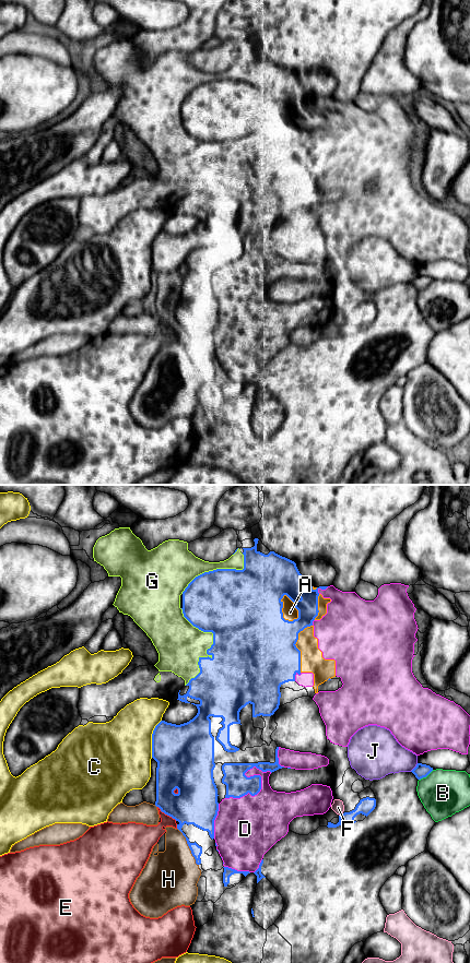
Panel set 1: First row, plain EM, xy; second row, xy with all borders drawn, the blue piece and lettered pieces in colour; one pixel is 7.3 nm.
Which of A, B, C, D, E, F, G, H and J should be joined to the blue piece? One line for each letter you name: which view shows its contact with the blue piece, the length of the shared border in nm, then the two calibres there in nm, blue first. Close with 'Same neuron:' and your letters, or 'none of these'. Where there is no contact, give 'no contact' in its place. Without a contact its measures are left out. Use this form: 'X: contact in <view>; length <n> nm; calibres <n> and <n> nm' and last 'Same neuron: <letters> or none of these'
Same neuron: none of these

